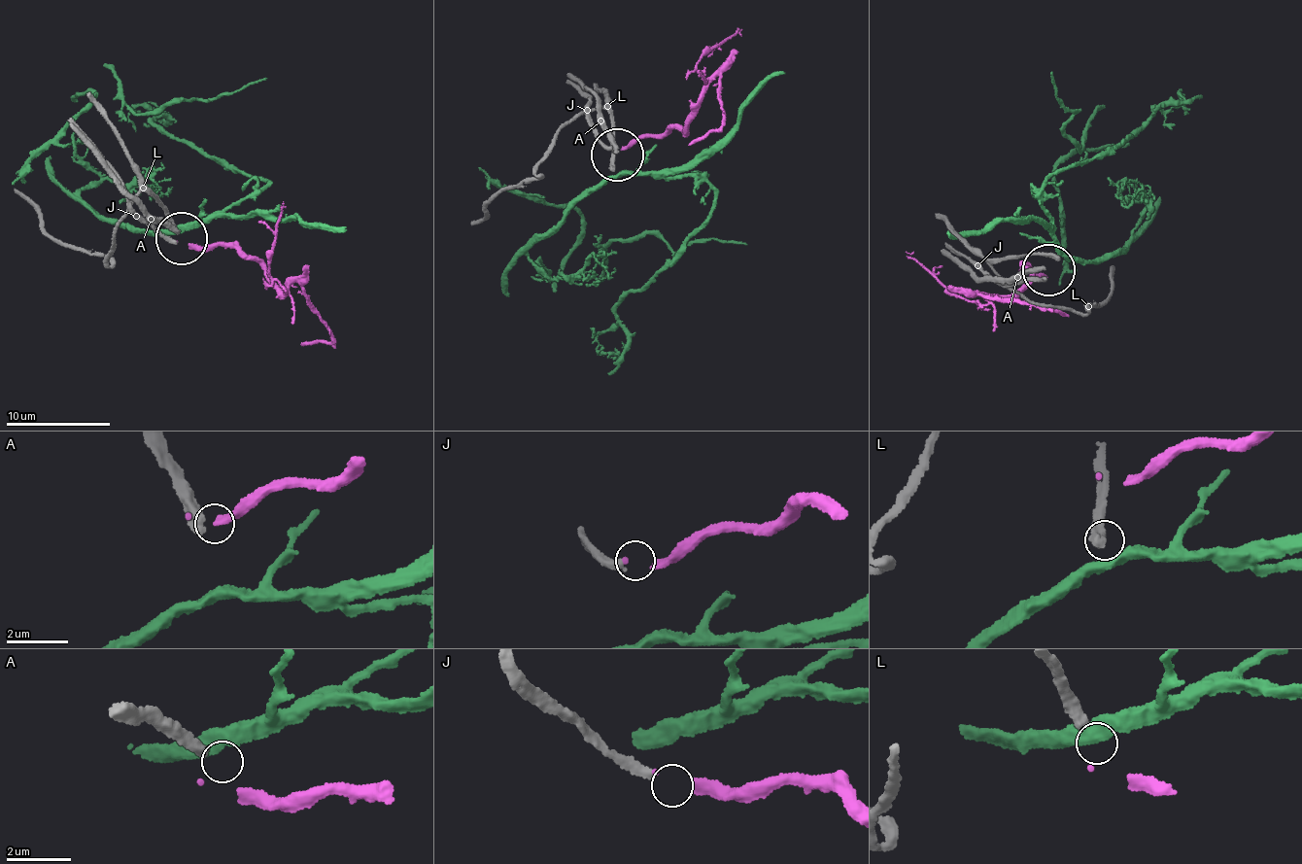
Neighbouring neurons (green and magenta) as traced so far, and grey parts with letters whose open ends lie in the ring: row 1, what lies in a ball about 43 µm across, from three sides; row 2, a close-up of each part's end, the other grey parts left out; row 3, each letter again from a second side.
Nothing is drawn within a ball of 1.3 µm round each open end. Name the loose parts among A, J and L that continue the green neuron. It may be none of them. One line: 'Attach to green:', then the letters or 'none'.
Attach to green: none

